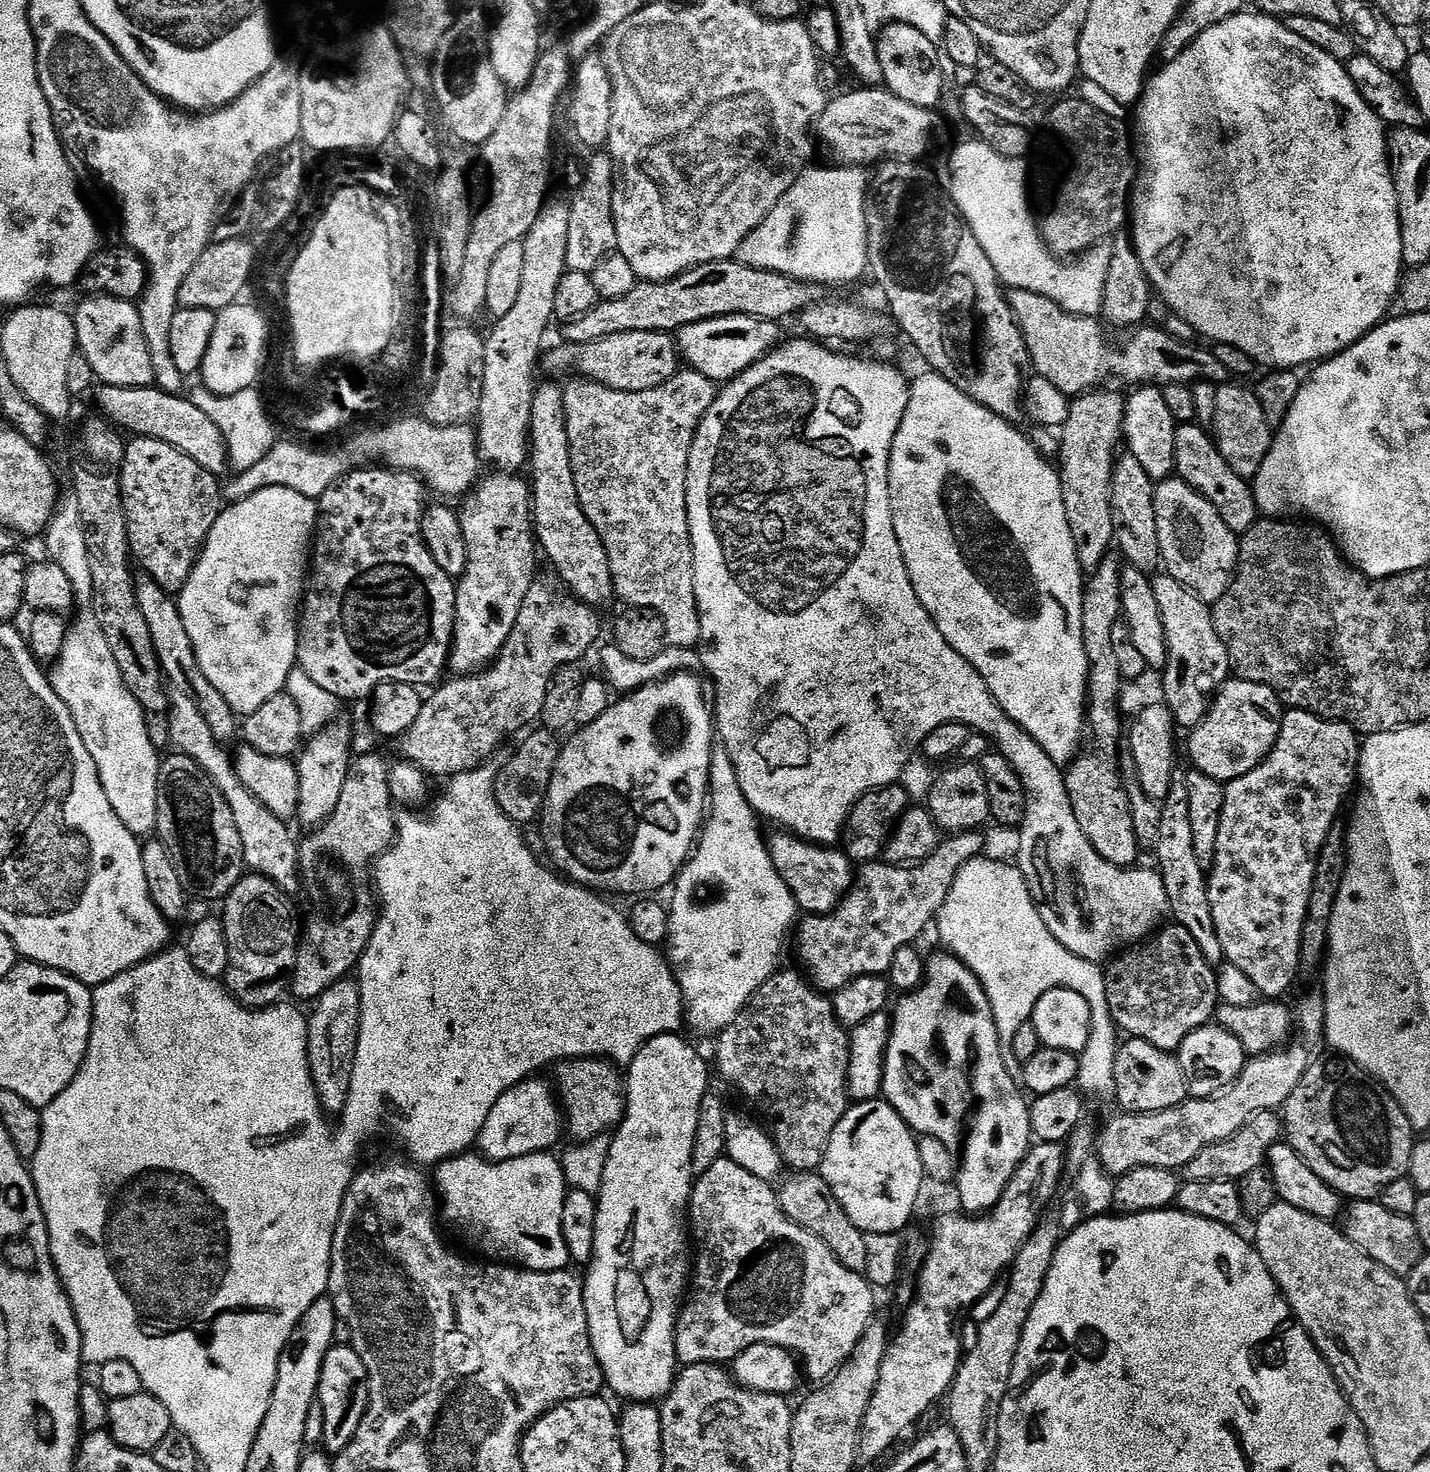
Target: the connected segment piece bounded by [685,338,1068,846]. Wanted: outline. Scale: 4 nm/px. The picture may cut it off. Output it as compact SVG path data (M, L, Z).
M799 338L800 340L792 340L789 344L781 343L779 347L768 353L762 359L756 361L746 369L743 369L732 380L732 384L728 384L717 391L712 404L708 408L708 413L699 417L696 425L696 437L690 446L690 454L688 455L688 477L685 486L685 509L688 512L689 526L689 542L692 544L692 564L693 564L693 592L696 599L696 608L700 618L700 633L698 637L698 653L699 663L708 671L710 679L716 683L716 704L714 700L714 728L718 733L718 740L724 743L723 751L727 753L729 759L732 760L733 768L737 774L737 780L741 786L741 792L745 796L745 800L757 817L773 820L776 824L781 824L781 829L787 830L791 835L798 836L802 840L808 841L809 844L818 844L821 846L835 845L835 840L839 838L840 831L844 828L844 823L848 820L848 811L855 809L860 799L868 792L874 792L877 788L884 788L890 784L895 784L900 780L899 776L903 774L904 767L908 764L908 759L919 749L921 742L926 738L926 734L930 734L930 730L938 730L938 726L943 724L965 724L973 733L985 737L986 733L992 732L992 737L1000 736L999 742L994 744L996 752L1004 748L1000 755L1008 752L1008 762L1013 771L1016 772L1020 779L1020 785L1023 788L1023 796L1032 796L1032 808L1024 808L1025 812L1032 812L1032 816L1044 816L1044 812L1048 812L1048 816L1052 816L1052 824L1064 824L1064 820L1056 820L1056 816L1068 816L1068 812L1064 812L1064 808L1060 808L1062 802L1068 800L1068 792L1064 789L1064 779L1061 769L1046 754L1046 750L1042 750L1041 746L1035 739L1027 733L1021 731L1014 721L1005 715L1000 709L1000 705L993 700L989 694L984 679L980 677L974 669L961 656L954 651L946 642L946 638L942 638L942 634L936 628L936 624L928 617L928 612L918 602L918 598L914 594L914 588L908 577L908 571L904 566L902 552L898 546L898 540L894 534L894 524L892 522L892 503L888 498L888 459L890 458L890 450L892 443L898 432L898 426L904 417L908 398L910 395L910 384L904 376L893 365L888 362L877 362L875 359L855 360L852 356L839 356L836 352L831 352L831 347L821 346L817 341L811 338Z

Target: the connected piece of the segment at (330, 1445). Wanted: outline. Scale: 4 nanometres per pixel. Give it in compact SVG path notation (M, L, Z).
M337 1343L326 1354L322 1362L322 1374L316 1391L318 1401L318 1420L324 1423L323 1451L339 1454L350 1446L358 1426L368 1409L368 1375L362 1358L347 1343Z

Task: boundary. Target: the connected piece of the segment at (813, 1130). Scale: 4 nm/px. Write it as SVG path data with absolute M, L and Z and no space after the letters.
M783 970L773 972L738 1018L715 1037L714 1072L764 1119L763 1127L787 1167L789 1164L796 1172L815 1172L824 1161L824 1151L830 1134L834 1134L834 1126L838 1126L850 1107L847 1094L849 1033L838 1022L831 999L797 976Z

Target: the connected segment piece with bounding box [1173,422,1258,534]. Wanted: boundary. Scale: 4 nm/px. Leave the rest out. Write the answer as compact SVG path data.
M1193 422L1177 427L1174 434L1173 462L1175 475L1185 480L1199 496L1206 497L1218 510L1218 514L1222 514L1222 522L1226 522L1232 532L1246 533L1258 523L1253 485L1245 477L1230 470L1230 466L1217 452L1213 437L1201 425Z

